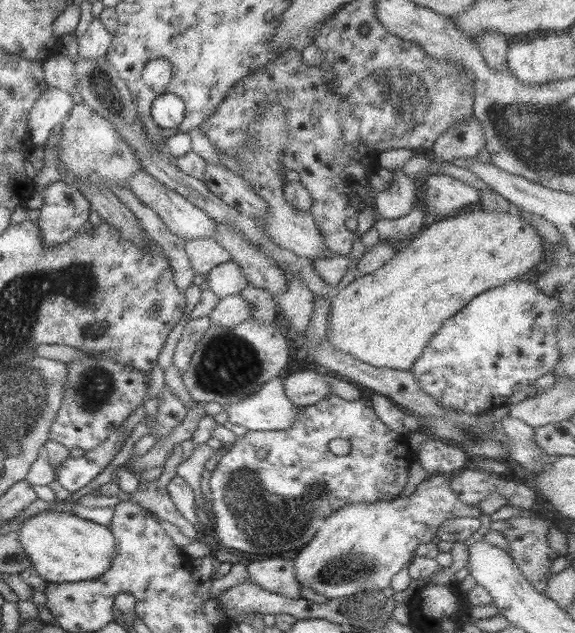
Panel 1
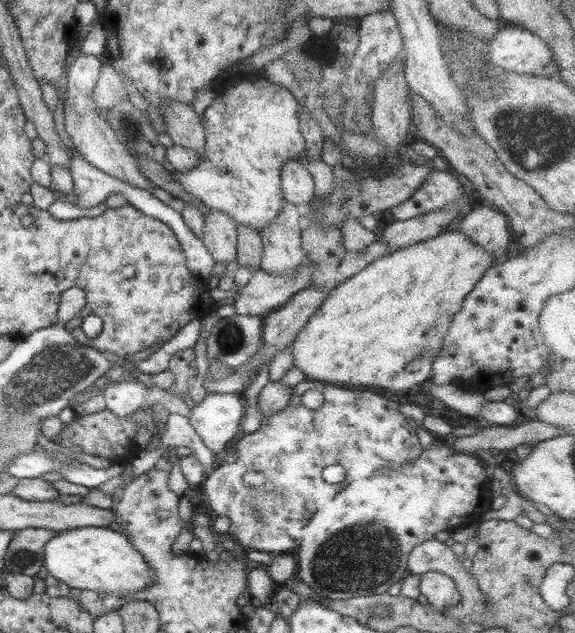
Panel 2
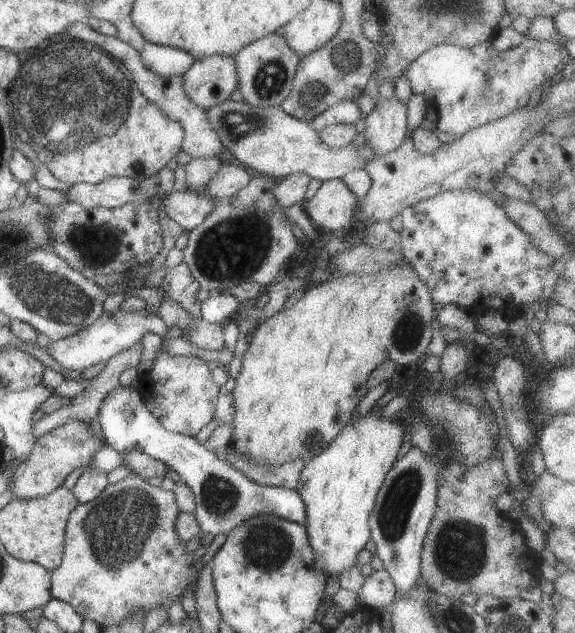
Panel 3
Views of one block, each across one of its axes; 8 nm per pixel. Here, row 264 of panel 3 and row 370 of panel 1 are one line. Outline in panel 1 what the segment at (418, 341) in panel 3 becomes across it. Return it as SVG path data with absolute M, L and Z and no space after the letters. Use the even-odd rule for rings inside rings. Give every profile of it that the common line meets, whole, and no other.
M514 209L509 211L474 211L465 215L448 217L447 219L436 220L429 227L424 228L422 232L412 238L403 248L378 270L372 274L356 276L350 284L342 290L336 290L331 301L331 312L328 317L329 334L327 341L340 352L349 354L360 362L369 364L376 368L388 368L398 371L410 371L412 365L421 357L424 348L432 340L432 337L442 328L442 325L459 310L462 310L477 294L483 293L492 287L506 285L511 280L518 279L522 274L526 274L530 268L539 263L544 257L545 247L547 246L544 238L538 235L536 229L527 220L520 217L519 212Z

